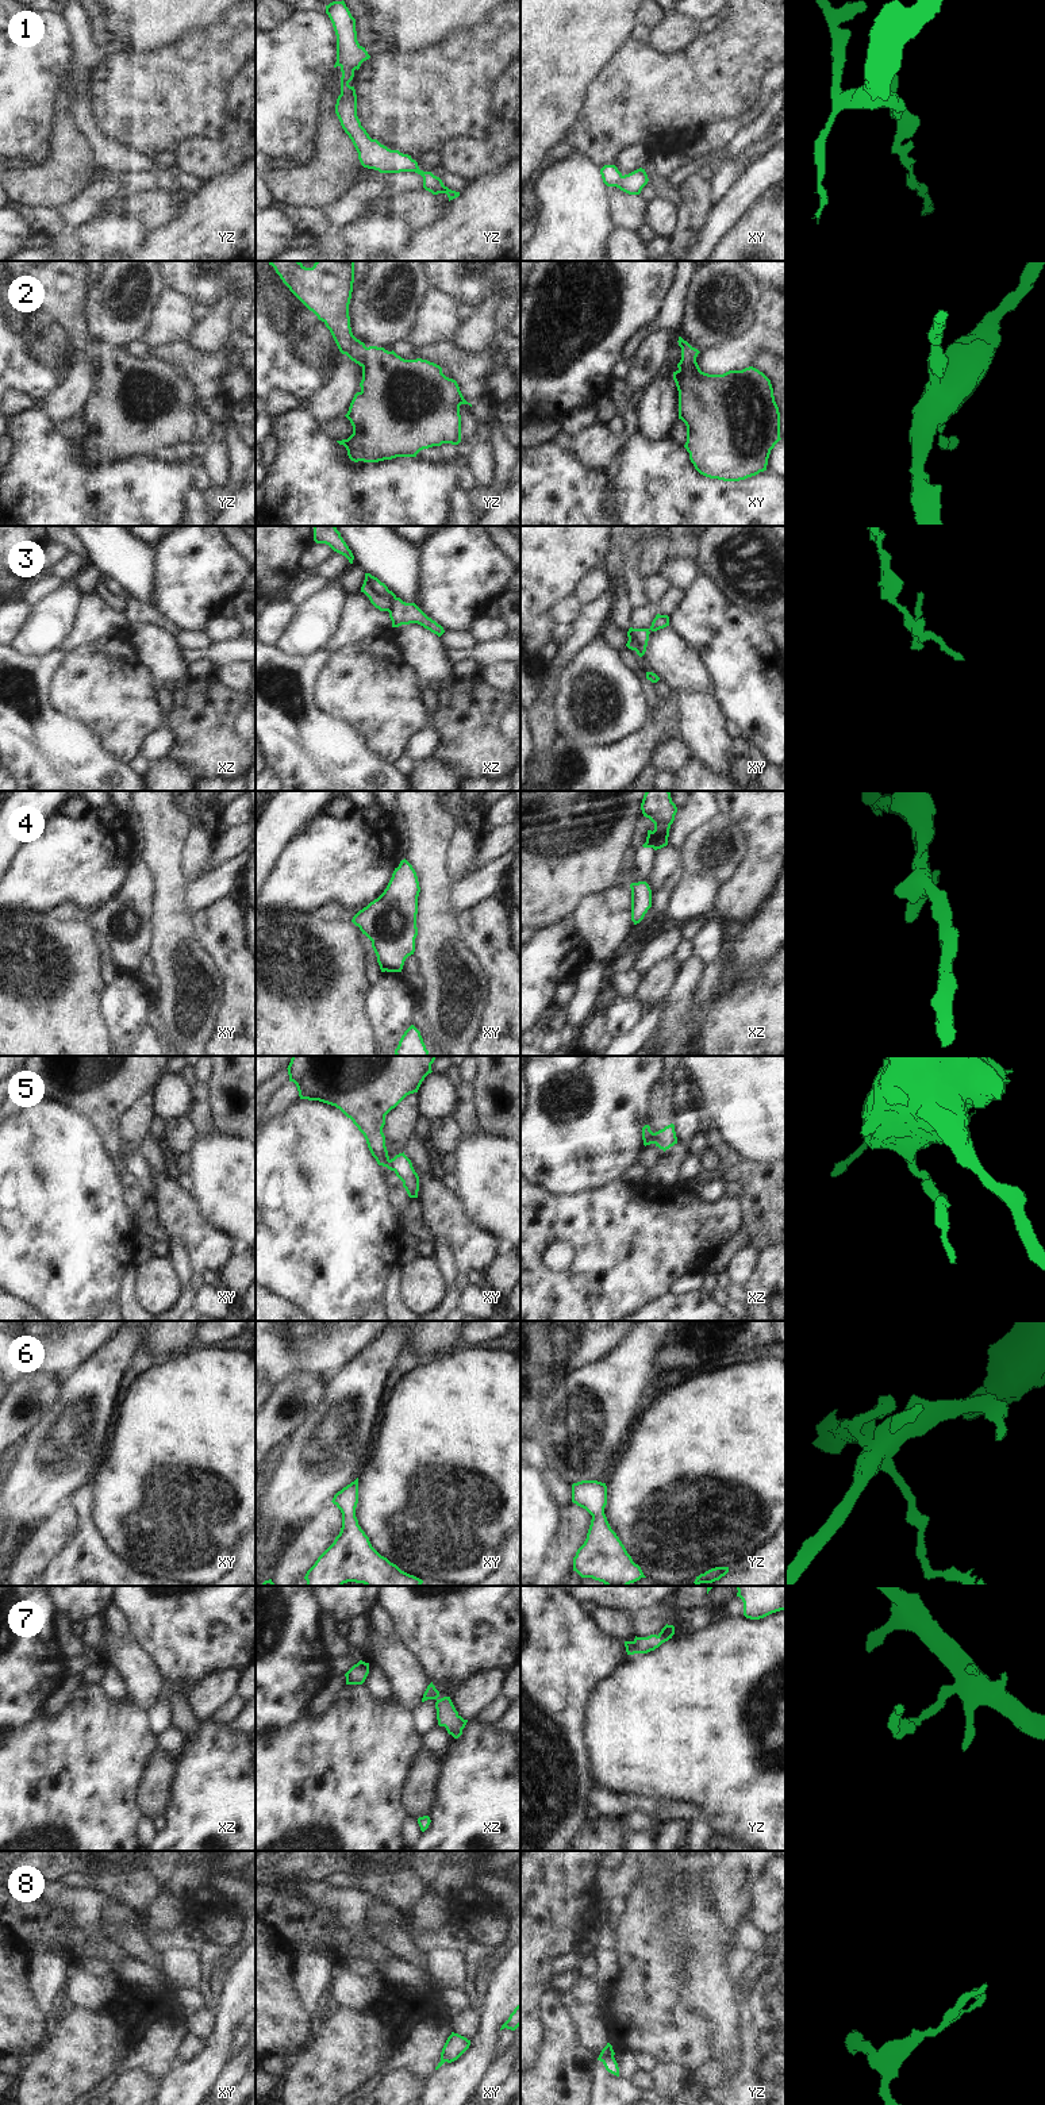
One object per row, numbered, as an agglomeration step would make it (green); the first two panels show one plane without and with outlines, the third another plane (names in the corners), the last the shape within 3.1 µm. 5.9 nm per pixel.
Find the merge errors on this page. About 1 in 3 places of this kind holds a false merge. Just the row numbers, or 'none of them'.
3, 4, 5, 8

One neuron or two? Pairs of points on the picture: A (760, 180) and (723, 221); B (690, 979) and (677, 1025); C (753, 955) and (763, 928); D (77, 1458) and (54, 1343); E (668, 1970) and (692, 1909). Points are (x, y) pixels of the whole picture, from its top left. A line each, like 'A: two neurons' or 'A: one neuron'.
A: one neuron
B: one neuron
C: one neuron
D: two neurons
E: two neurons

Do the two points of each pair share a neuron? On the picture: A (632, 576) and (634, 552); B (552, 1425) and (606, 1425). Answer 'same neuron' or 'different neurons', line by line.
A: same neuron
B: same neuron

